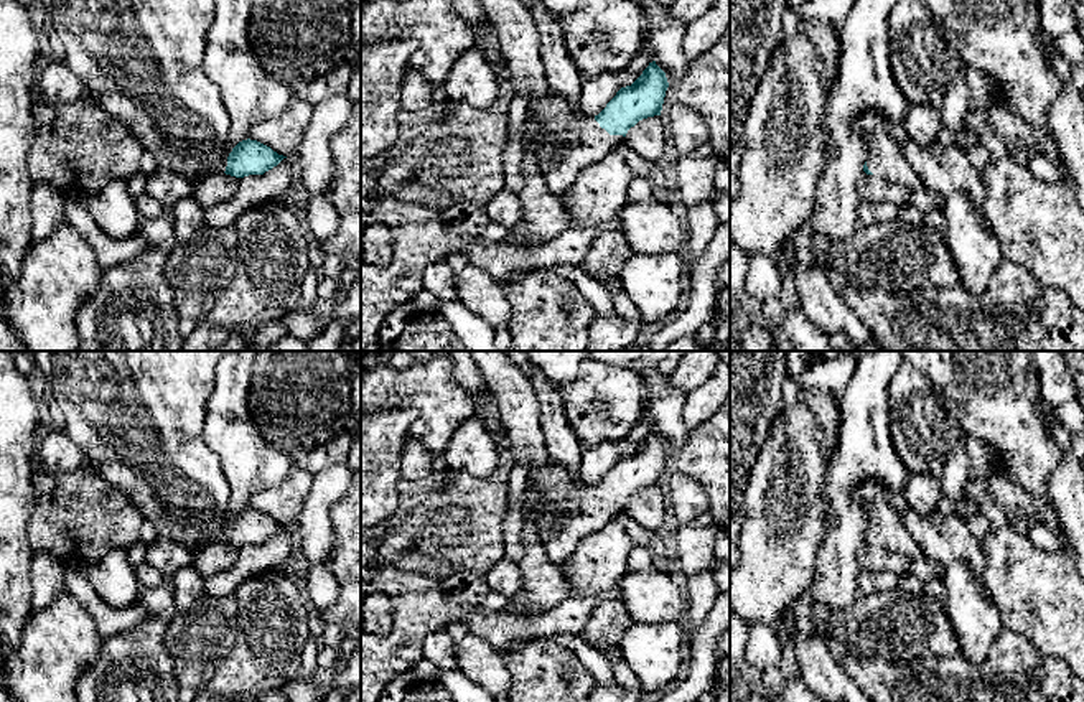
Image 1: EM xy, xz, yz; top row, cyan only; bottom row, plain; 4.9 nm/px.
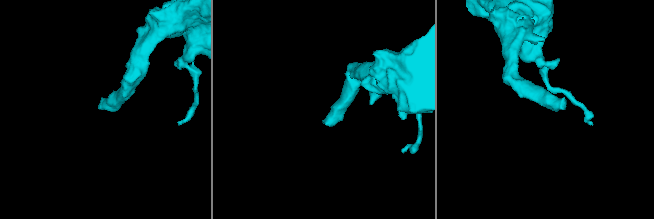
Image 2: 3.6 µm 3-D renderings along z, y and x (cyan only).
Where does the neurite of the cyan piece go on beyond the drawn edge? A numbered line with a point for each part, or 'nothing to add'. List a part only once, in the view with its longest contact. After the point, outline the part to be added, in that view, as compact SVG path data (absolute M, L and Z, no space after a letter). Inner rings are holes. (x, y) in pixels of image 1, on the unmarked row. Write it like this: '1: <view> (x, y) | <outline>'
1: xz (570, 510) | M554 461L534 473L530 488L540 494L534 521L544 555L555 565L565 564L582 539L624 511L623 504L610 504L595 486L572 478Z

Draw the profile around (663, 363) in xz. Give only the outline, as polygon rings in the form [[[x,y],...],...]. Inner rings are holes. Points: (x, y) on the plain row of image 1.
[[[591,351],[590,358],[636,371],[642,379],[647,372],[670,376],[685,351]]]

